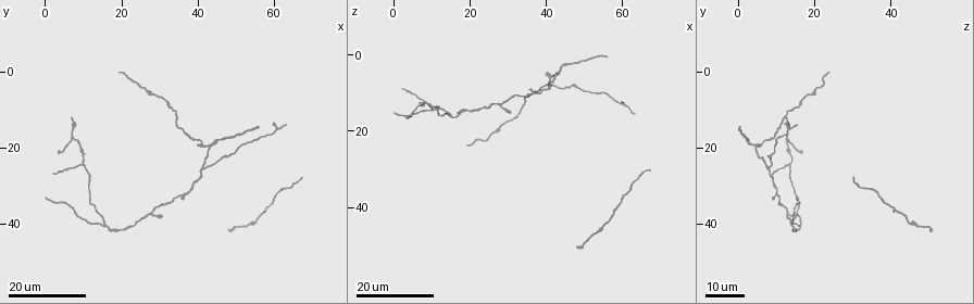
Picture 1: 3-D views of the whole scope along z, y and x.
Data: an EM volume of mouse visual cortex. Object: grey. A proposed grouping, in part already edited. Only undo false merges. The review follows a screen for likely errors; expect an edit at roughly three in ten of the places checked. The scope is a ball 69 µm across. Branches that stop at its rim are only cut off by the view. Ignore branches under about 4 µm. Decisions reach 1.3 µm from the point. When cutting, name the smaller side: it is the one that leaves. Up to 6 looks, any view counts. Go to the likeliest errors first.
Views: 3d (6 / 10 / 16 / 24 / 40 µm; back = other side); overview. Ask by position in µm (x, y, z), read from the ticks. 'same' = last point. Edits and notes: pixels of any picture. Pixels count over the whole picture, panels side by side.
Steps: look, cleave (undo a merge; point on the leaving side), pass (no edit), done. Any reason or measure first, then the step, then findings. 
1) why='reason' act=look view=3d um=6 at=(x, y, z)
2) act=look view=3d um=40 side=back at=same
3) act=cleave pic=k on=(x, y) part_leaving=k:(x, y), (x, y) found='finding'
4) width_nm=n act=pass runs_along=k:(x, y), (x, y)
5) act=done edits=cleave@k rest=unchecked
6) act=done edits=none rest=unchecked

why='three-way junction' act=look view=3d um=16 at=(42.5, 20.0, 5.0)

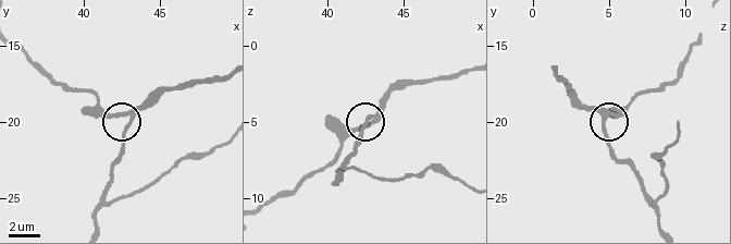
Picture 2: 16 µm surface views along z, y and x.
why='zoom in' act=look view=3d um=10 at=(43.0, 19.4, 5.2)

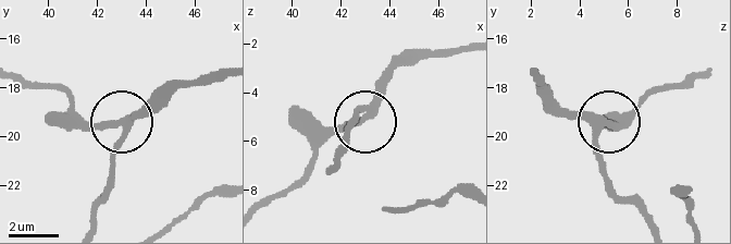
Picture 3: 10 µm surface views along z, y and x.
width_nm=260 act=pass runs_along=3:(654, 226), (608, 175), (606, 122), (549, 90) found='all the same cell'

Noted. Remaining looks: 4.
why='three-way junction' act=look view=3d um=16 at=(41.0, 25.5, 7.5)

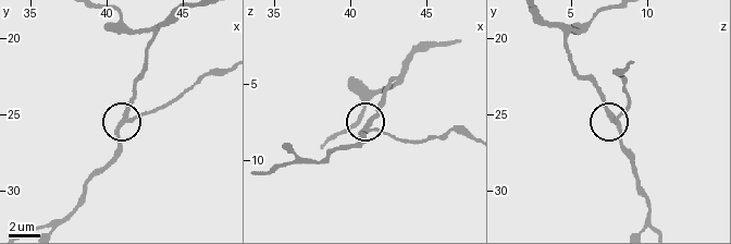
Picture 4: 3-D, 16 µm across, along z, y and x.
why='closer look' act=look view=3d um=6 at=(41.0, 25.2, 7.8)

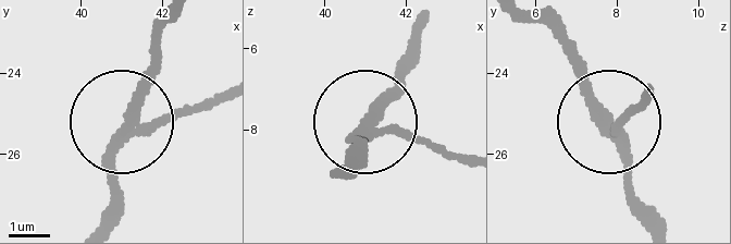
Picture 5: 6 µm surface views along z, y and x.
why='from behind' act=look view=3d um=6 side=back at=(41.10, 25.30, 7.75)

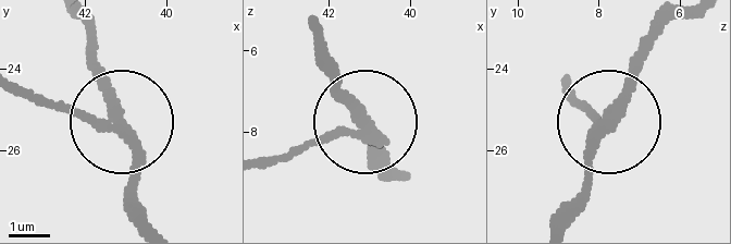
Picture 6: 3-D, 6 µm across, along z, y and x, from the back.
act=cleave pic=6 on=(62, 105) part_leaving=6:(119, 129), (17, 94) found='a second cell is stuck on'

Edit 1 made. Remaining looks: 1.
act=done edits=cleave@6 rest=unchecked

